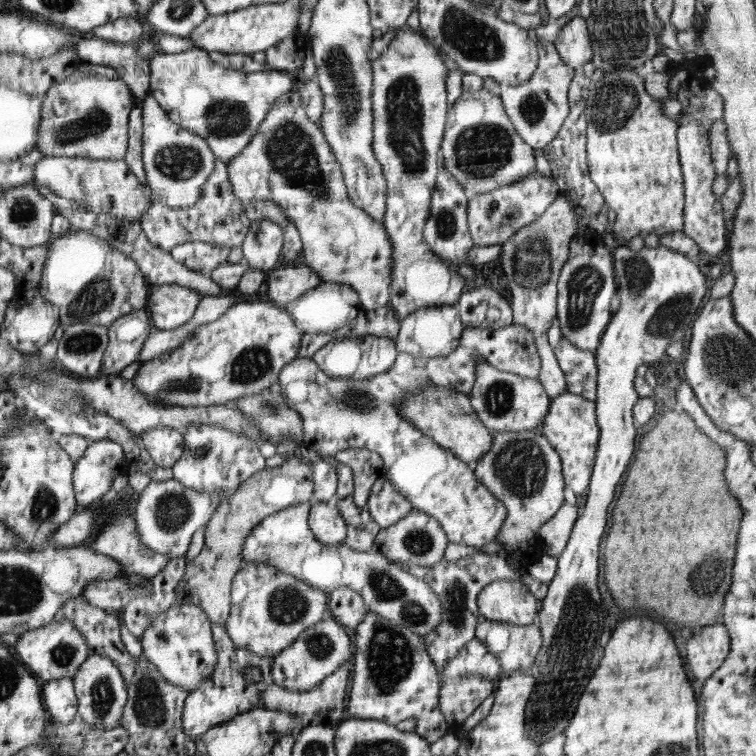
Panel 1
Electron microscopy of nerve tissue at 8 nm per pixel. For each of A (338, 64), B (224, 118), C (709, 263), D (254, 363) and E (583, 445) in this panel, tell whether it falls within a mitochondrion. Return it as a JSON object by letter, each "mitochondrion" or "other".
{"A":"mitochondrion","B":"mitochondrion","C":"other","D":"mitochondrion","E":"other"}

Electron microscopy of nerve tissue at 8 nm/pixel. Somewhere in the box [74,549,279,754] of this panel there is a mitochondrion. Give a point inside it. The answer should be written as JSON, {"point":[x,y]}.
{"point":[150,709]}

